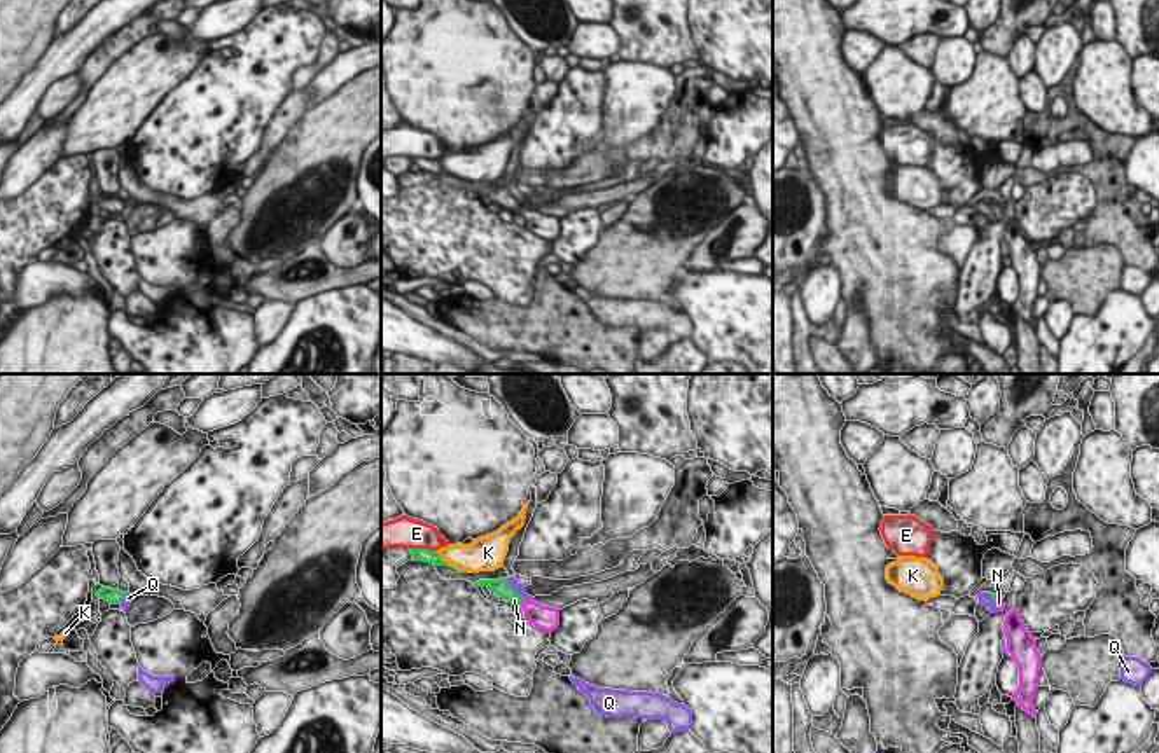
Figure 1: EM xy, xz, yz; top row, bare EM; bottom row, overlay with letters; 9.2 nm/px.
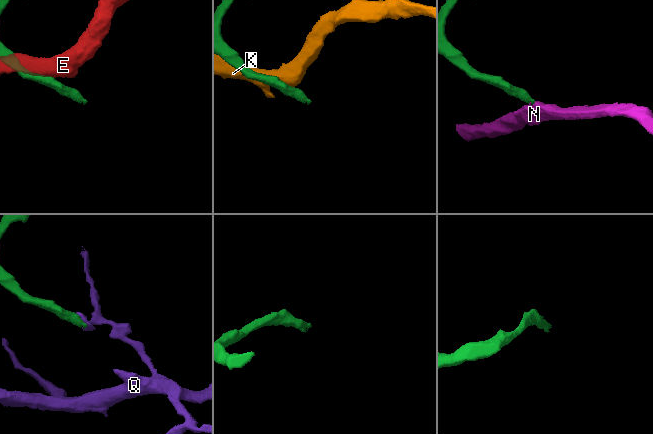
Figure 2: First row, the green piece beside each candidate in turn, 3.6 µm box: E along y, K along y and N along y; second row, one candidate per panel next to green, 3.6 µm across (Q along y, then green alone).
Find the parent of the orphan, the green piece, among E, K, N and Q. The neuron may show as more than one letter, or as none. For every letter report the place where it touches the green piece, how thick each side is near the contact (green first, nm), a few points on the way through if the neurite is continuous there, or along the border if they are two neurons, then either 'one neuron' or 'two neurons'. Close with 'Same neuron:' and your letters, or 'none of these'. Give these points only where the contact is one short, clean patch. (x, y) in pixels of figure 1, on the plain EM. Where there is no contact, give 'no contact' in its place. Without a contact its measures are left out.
E: meets green in xz at (423, 158); 130 nm thick on the green side, 280 nm on the other; two neurons
K: meets green in xz at (446, 172); 130 nm thick on the green side, 260 nm on the other; two neurons
N: meets green in xz at (518, 212); 160 nm thick on the green side, 30 nm on the other; runs through xz (502, 196), (518, 212), (514, 208); one neuron
Q: meets green in xz at (513, 198); 160 nm thick on the green side, 90 nm on the other; border along xz (506, 187), (525, 207); two neurons
Same neuron: N

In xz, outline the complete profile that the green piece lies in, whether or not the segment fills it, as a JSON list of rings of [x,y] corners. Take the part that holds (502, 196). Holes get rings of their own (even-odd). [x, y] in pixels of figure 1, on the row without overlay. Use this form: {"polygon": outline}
{"polygon": [[[507,187],[498,189],[479,189],[475,190],[479,196],[488,196],[491,201],[498,203],[500,206],[507,208],[512,213],[519,213],[524,218],[524,227],[538,238],[552,241],[559,234],[559,218],[544,215],[533,208],[524,208],[519,204]]]}

